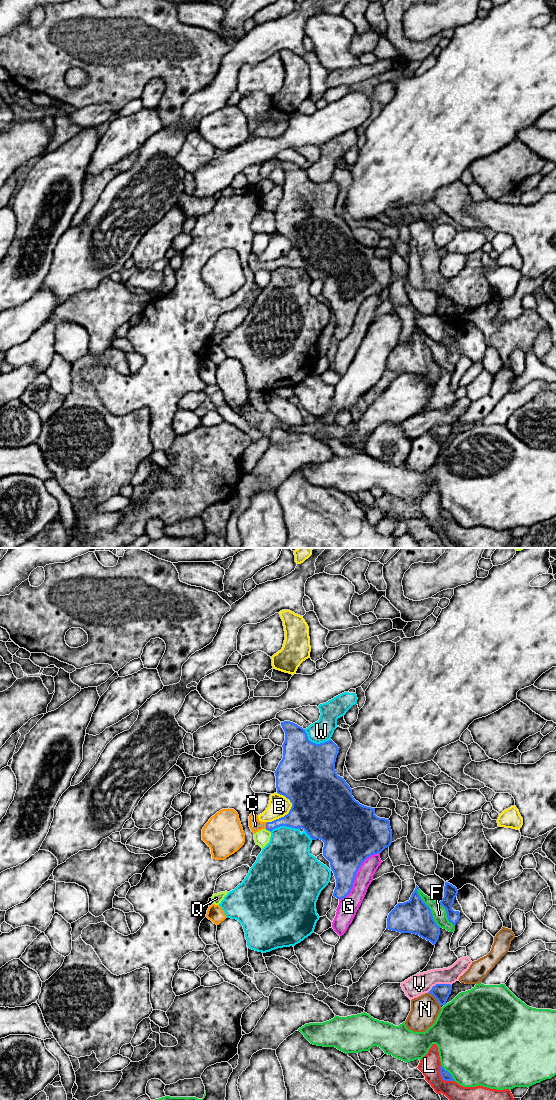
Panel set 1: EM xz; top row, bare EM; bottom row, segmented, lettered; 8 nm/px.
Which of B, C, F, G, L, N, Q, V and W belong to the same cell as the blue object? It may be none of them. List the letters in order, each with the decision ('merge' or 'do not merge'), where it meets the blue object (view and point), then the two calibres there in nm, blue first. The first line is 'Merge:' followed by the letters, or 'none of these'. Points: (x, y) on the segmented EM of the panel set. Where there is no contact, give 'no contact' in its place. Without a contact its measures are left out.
Merge: C
B: do not merge; contact xz (287, 814); calibres 420 and 170 nm
C: merge; contact xz (266, 825); calibres 160 and 100 nm
F: do not merge; contact xz (429, 908); calibres 280 and 120 nm
G: do not merge; contact xz (355, 874); calibres 380 and 150 nm
L: do not merge; contact xz (441, 1076); calibres 70 and 170 nm
N: do not merge; contact xz (435, 997); calibres 140 and 220 nm
Q: do not merge; contact xz (268, 830); calibres 160 and 120 nm
V: do not merge; contact xz (439, 984); calibres 140 and 170 nm
W: do not merge; contact xz (315, 743); calibres 460 and 180 nm

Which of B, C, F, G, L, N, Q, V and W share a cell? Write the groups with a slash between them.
B / C / F / G / L / N / Q / V / W

